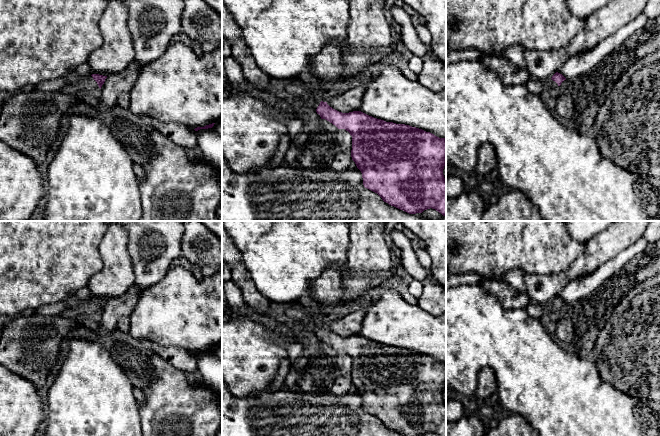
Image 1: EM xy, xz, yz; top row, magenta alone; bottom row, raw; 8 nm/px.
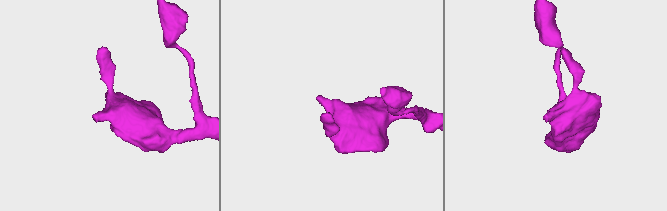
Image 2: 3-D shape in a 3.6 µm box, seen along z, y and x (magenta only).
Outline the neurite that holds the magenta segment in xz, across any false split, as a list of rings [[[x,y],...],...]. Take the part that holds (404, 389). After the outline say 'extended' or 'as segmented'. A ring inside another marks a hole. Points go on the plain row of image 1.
[[[308,319],[301,323],[304,330],[314,333],[321,343],[350,357],[351,381],[362,397],[365,412],[377,417],[384,426],[405,436],[423,436],[430,432],[438,436],[446,436],[446,403],[443,399],[446,388],[445,362],[439,362],[430,356],[409,349],[386,346],[361,335],[342,337],[330,331],[327,326],[320,325],[315,319]]]; extended

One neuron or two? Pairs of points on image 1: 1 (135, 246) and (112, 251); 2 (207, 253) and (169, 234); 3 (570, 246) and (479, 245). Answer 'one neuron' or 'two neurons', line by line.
1: two neurons
2: two neurons
3: one neuron

